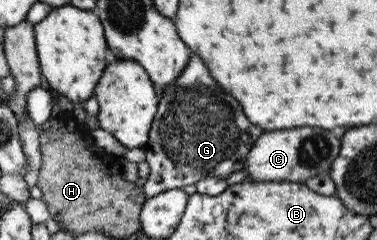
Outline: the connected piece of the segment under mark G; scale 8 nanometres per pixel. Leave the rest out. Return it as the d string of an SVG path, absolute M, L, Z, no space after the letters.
M191 55L178 79L159 95L158 109L144 147L150 165L150 175L142 188L144 195L148 199L160 192L196 184L207 175L225 179L243 170L247 155L261 134L263 130L245 118L239 102L225 94L211 78L203 60Z

